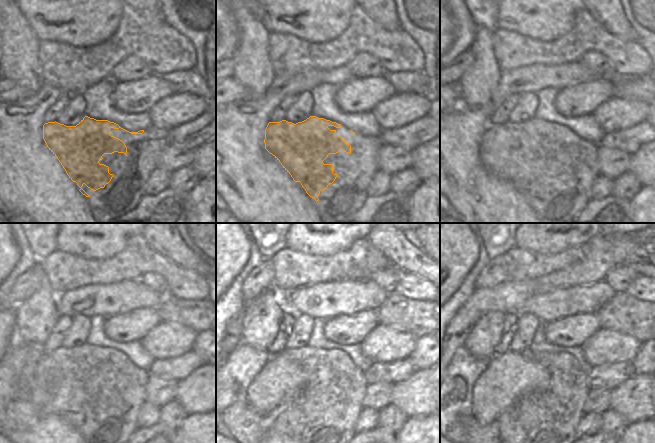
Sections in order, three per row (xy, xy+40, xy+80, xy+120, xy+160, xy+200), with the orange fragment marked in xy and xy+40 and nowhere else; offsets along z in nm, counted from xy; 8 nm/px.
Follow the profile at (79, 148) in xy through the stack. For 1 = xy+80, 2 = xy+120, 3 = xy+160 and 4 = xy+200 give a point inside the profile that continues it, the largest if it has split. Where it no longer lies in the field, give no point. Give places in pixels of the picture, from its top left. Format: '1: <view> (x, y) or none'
1: xy+80 (522, 150)
2: xy+120 (71, 372)
3: xy+160 (314, 399)
4: xy+200 (541, 402)

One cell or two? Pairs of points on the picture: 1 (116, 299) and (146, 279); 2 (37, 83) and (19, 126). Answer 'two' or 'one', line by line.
1: two
2: two

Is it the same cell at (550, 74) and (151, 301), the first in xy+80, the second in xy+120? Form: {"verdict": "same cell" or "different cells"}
{"verdict": "same cell"}

